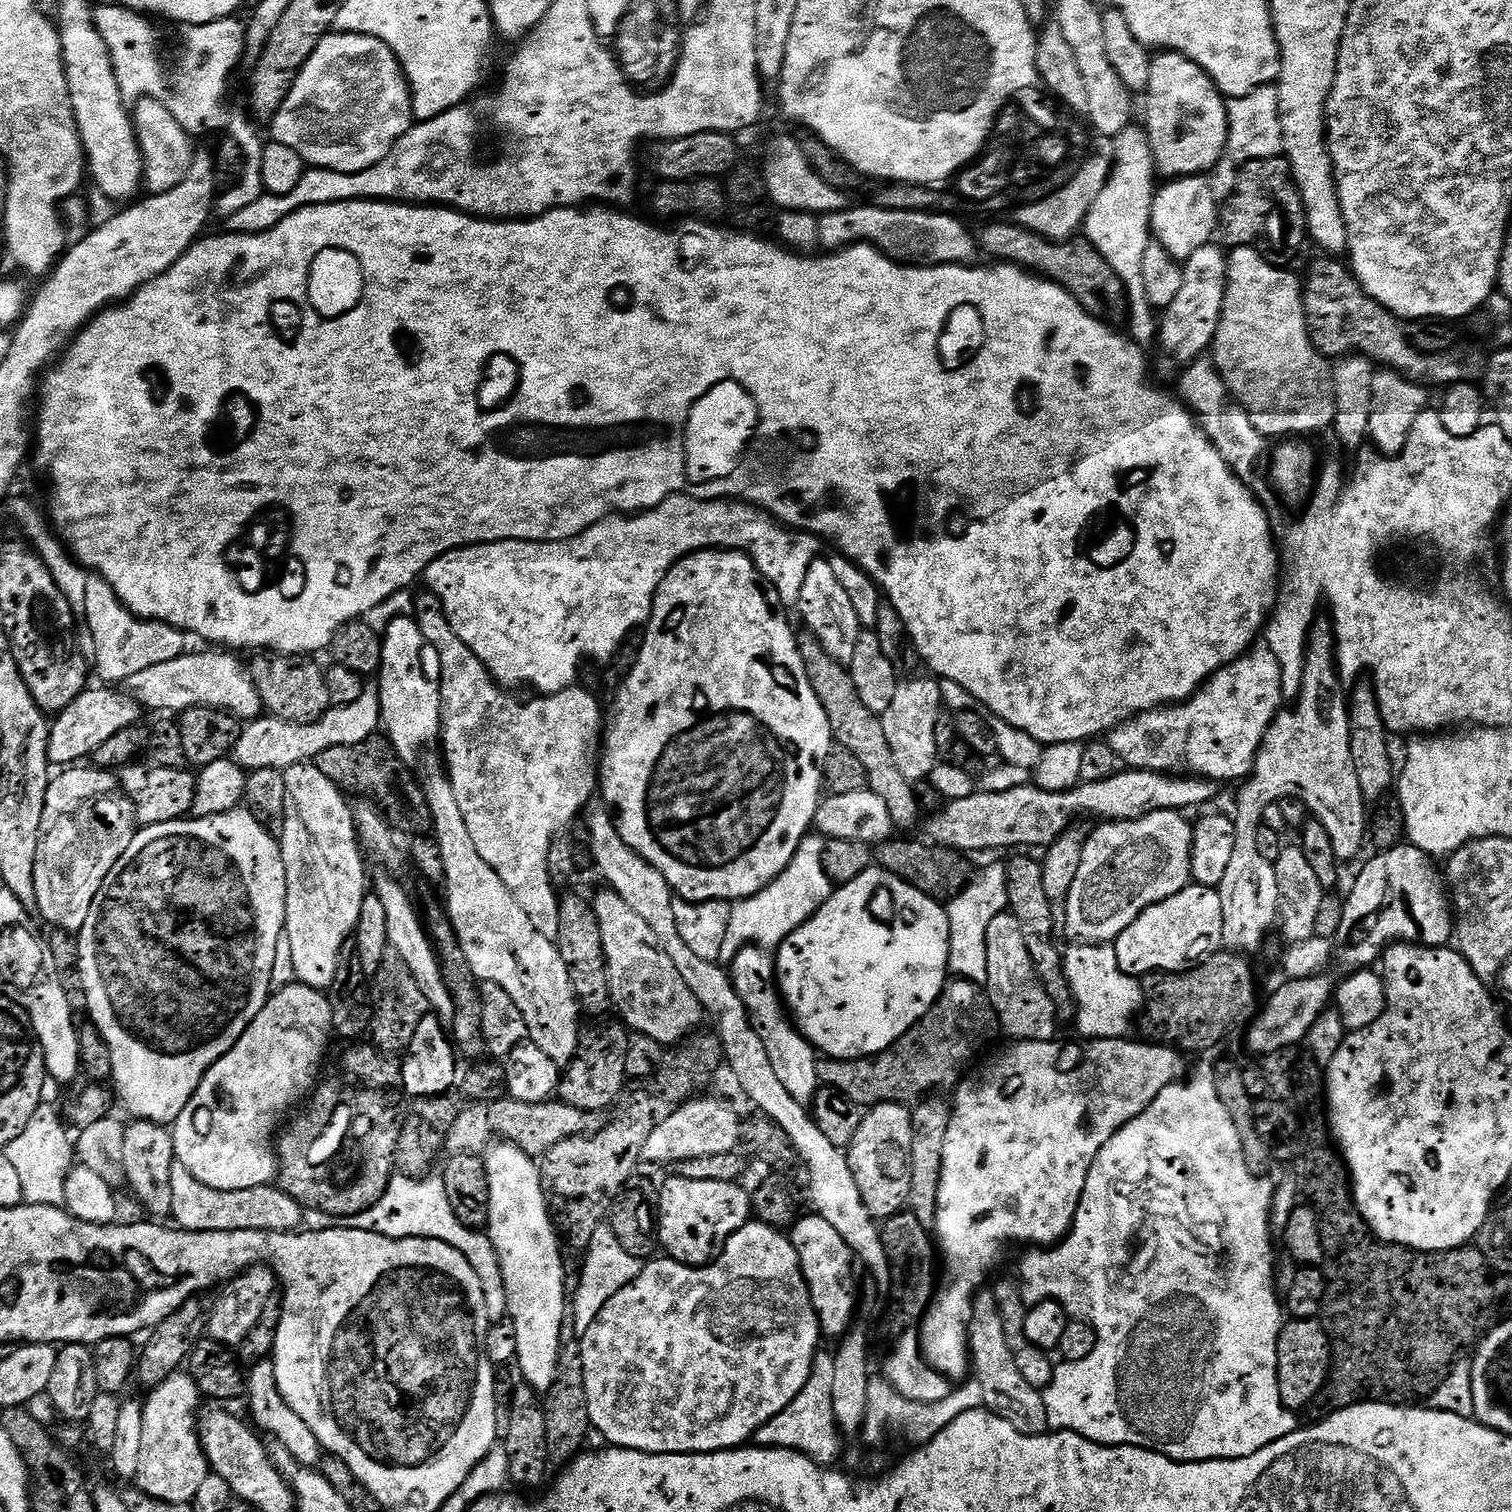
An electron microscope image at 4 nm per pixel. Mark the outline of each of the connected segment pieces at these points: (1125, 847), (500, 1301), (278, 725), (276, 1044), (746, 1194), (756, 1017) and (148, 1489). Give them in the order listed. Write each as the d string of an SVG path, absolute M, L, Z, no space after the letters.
M1179 811L1151 812L1133 820L1113 820L1101 823L1101 828L1091 829L1086 850L1082 854L1082 867L1078 878L1070 886L1068 901L1064 904L1066 922L1064 928L1081 944L1107 944L1115 942L1147 908L1181 892L1193 883L1192 878L1192 833L1191 823L1183 820Z
M432 1174L427 1177L411 1177L395 1175L382 1198L364 1212L354 1216L334 1216L316 1208L307 1209L304 1213L305 1227L312 1232L326 1229L346 1228L378 1232L384 1237L404 1240L407 1237L426 1237L428 1240L444 1241L463 1255L474 1267L482 1282L483 1294L486 1298L486 1310L489 1321L503 1320L508 1316L507 1294L502 1282L501 1266L492 1240L480 1230L470 1229L454 1214L453 1207L446 1195L445 1180L441 1175Z
M368 686L365 687L362 698L358 698L358 702L350 702L350 706L333 706L321 720L309 724L289 724L288 721L278 720L271 714L247 721L236 739L234 759L245 770L283 770L295 764L315 761L316 756L322 754L322 750L330 750L330 746L354 746L358 742L368 740L377 735L381 724L380 693L375 687Z
M291 983L281 992L276 990L269 995L260 1013L237 1038L235 1046L210 1066L198 1090L194 1090L190 1102L186 1102L182 1114L178 1114L176 1123L171 1125L177 1161L186 1166L198 1182L214 1190L267 1188L277 1179L274 1137L294 1106L298 1092L316 1086L320 1080L320 1063L328 1052L328 1039L334 1036L330 1002L319 988Z
M669 1175L660 1192L660 1208L658 1204L658 1244L661 1249L668 1248L667 1255L679 1264L703 1266L723 1249L724 1243L730 1239L743 1224L749 1223L753 1215L752 1197L749 1189L739 1188L739 1183L730 1181L695 1181Z
M748 945L731 961L730 979L743 1000L755 1032L762 1039L774 1074L792 1098L805 1106L811 1105L821 1087L817 1074L818 1054L788 1015L775 984L775 957L767 949Z
M177 1370L151 1389L147 1396L148 1400L143 1401L142 1446L138 1450L135 1483L146 1494L158 1499L193 1503L204 1479L210 1476L208 1459L204 1456L198 1431L198 1413L202 1403L198 1386L187 1371Z

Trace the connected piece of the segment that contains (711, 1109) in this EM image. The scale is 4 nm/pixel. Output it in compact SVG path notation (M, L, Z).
M709 1094L701 1095L681 1104L666 1122L650 1134L644 1147L643 1159L652 1164L667 1166L676 1160L705 1158L706 1155L735 1152L741 1147L740 1129L742 1116L739 1116L724 1100L715 1100Z

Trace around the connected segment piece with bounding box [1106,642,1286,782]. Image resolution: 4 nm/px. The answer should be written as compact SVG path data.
M1260 642L1233 664L1219 668L1190 699L1140 712L1131 720L1116 725L1106 739L1132 770L1165 774L1189 770L1213 782L1240 782L1252 775L1266 730L1285 700L1278 658L1267 643Z

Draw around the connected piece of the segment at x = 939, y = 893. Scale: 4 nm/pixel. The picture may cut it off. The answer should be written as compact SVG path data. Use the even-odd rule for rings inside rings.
M889 838L880 841L874 848L874 860L879 867L890 874L902 878L910 886L925 892L930 898L947 902L953 900L967 886L974 875L974 868L968 865L969 857L954 848L946 848L935 842L923 844L920 840L896 840Z

